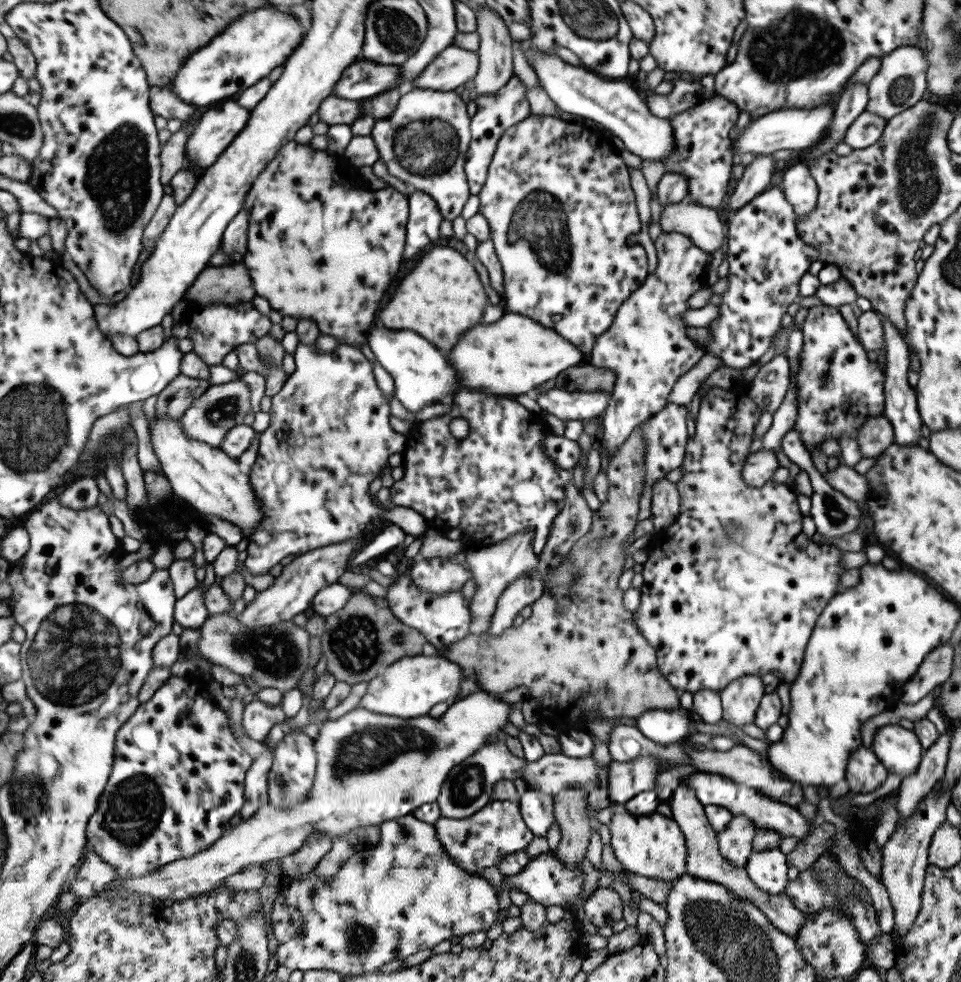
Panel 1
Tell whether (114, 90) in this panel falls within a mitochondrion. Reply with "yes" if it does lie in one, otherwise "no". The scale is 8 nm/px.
no

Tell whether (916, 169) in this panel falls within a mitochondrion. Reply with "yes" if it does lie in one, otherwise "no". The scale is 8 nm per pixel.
yes

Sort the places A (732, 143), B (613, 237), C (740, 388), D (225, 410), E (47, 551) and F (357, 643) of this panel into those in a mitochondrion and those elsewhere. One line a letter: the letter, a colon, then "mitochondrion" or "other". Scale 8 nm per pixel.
A: other
B: other
C: other
D: mitochondrion
E: other
F: mitochondrion

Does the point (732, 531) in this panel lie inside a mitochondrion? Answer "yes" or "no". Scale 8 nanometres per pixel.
yes

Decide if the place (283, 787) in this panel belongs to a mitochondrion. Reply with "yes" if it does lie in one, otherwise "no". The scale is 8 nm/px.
yes

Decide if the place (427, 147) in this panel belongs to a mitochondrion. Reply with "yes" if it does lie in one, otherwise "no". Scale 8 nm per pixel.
yes

